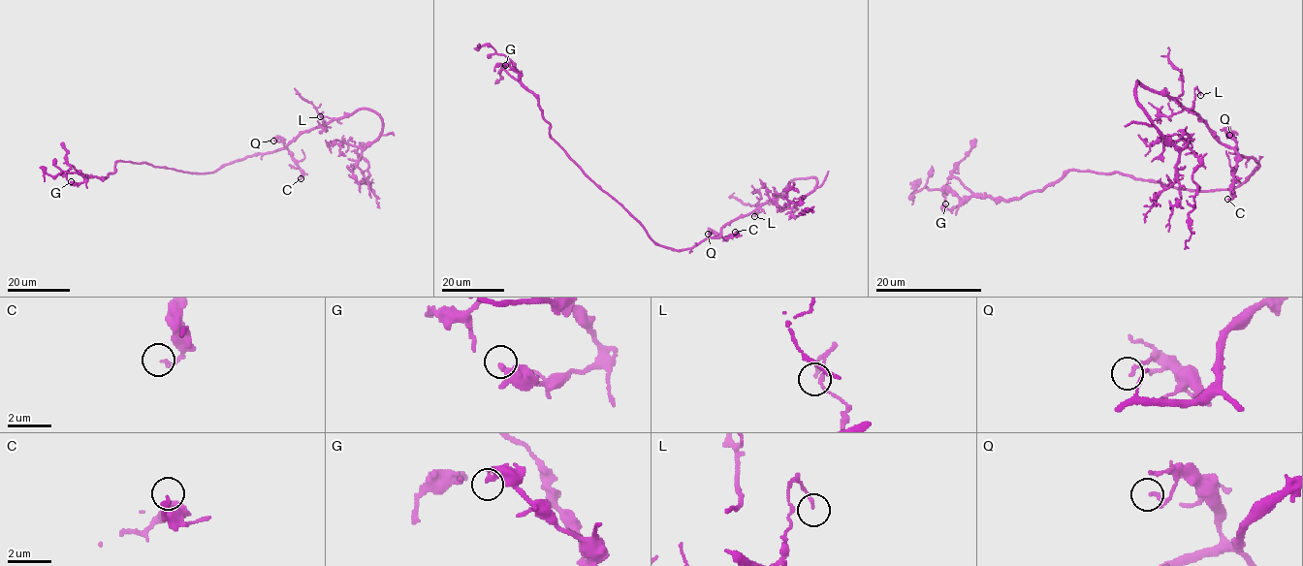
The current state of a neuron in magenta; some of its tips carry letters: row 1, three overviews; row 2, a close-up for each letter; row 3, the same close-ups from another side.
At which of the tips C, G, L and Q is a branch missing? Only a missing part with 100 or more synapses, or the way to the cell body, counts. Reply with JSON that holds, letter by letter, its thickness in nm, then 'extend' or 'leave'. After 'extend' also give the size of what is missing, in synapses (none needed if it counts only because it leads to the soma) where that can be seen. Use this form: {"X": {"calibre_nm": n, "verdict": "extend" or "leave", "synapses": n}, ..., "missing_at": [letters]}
{"C": {"calibre_nm": 160, "verdict": "leave"}, "G": {"calibre_nm": 160, "verdict": "leave"}, "L": {"calibre_nm": 120, "verdict": "leave"}, "Q": {"calibre_nm": 140, "verdict": "leave"}, "missing_at": []}

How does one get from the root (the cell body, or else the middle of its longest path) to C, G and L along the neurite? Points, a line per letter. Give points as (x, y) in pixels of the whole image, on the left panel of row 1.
C: (238, 159), (286, 148), (301, 172), (301, 178)
G: (238, 159), (205, 173), (118, 161), (115, 171), (105, 178), (86, 176), (82, 182), (71, 181)
L: (238, 159), (285, 148), (301, 133), (323, 125), (321, 112), (320, 116)

